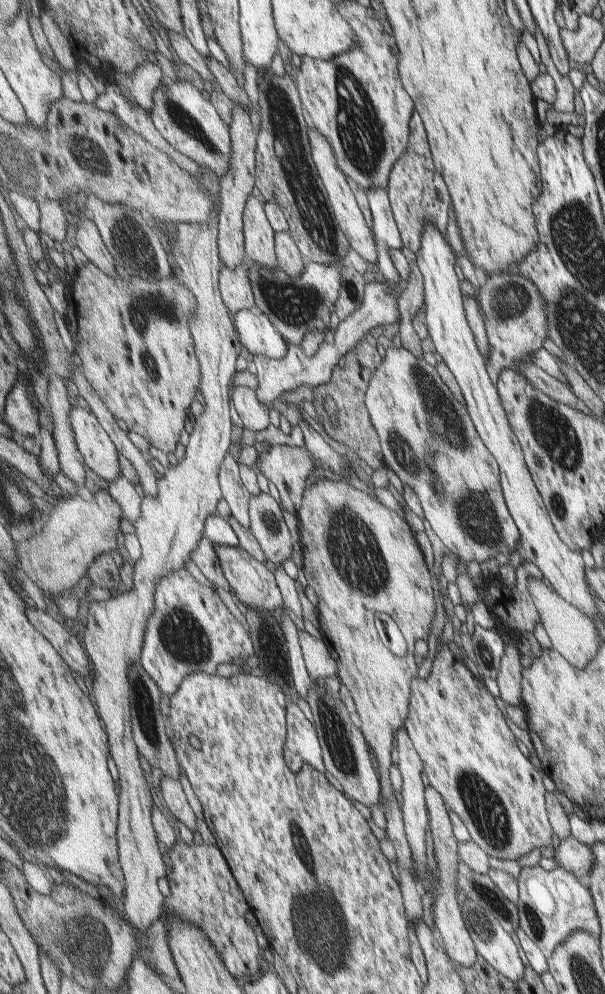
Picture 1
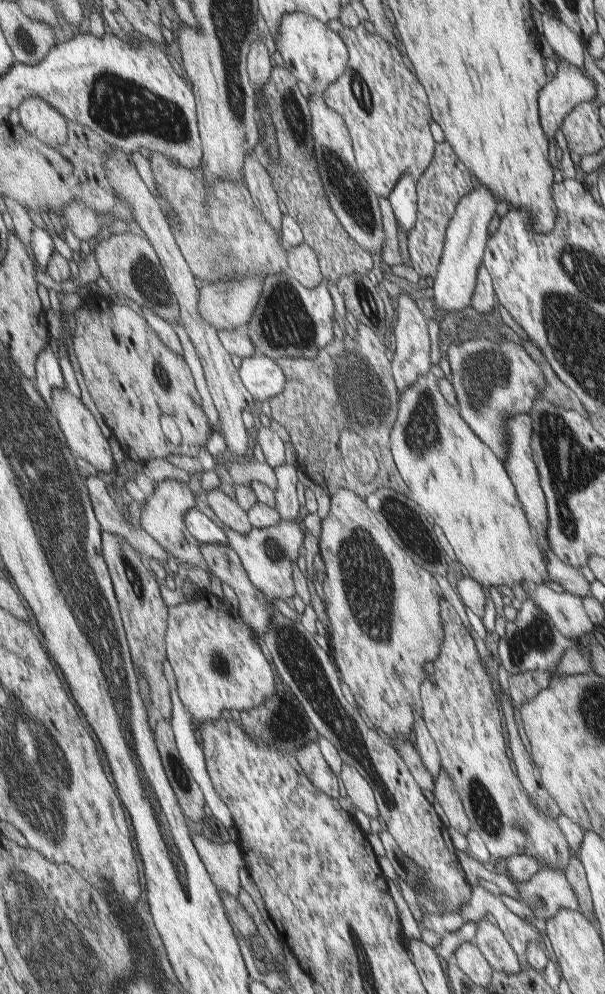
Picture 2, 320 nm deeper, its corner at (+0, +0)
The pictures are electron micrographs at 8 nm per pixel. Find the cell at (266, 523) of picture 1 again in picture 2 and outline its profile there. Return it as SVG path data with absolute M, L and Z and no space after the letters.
M202 496L197 498L196 510L201 510L203 514L207 514L219 528L223 528L223 532L233 535L231 539L231 547L237 552L240 560L243 562L244 568L247 570L251 582L265 594L266 598L293 598L295 592L294 567L293 564L300 561L303 554L303 530L301 529L300 518L297 520L285 520L280 517L276 525L267 528L253 528L250 534L241 537L240 534L235 536L235 532L227 529L222 522L214 515L214 513L206 505Z

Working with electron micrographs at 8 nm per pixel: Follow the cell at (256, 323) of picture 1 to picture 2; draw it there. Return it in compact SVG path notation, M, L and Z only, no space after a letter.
M257 354L243 359L240 376L255 401L270 402L273 396L279 396L285 390L285 372L278 362L269 356Z

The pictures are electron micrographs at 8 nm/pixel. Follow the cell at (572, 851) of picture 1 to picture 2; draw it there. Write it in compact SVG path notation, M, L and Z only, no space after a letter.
M541 868L527 882L512 882L519 898L531 908L536 918L549 920L559 908L578 910L575 894L563 871Z

